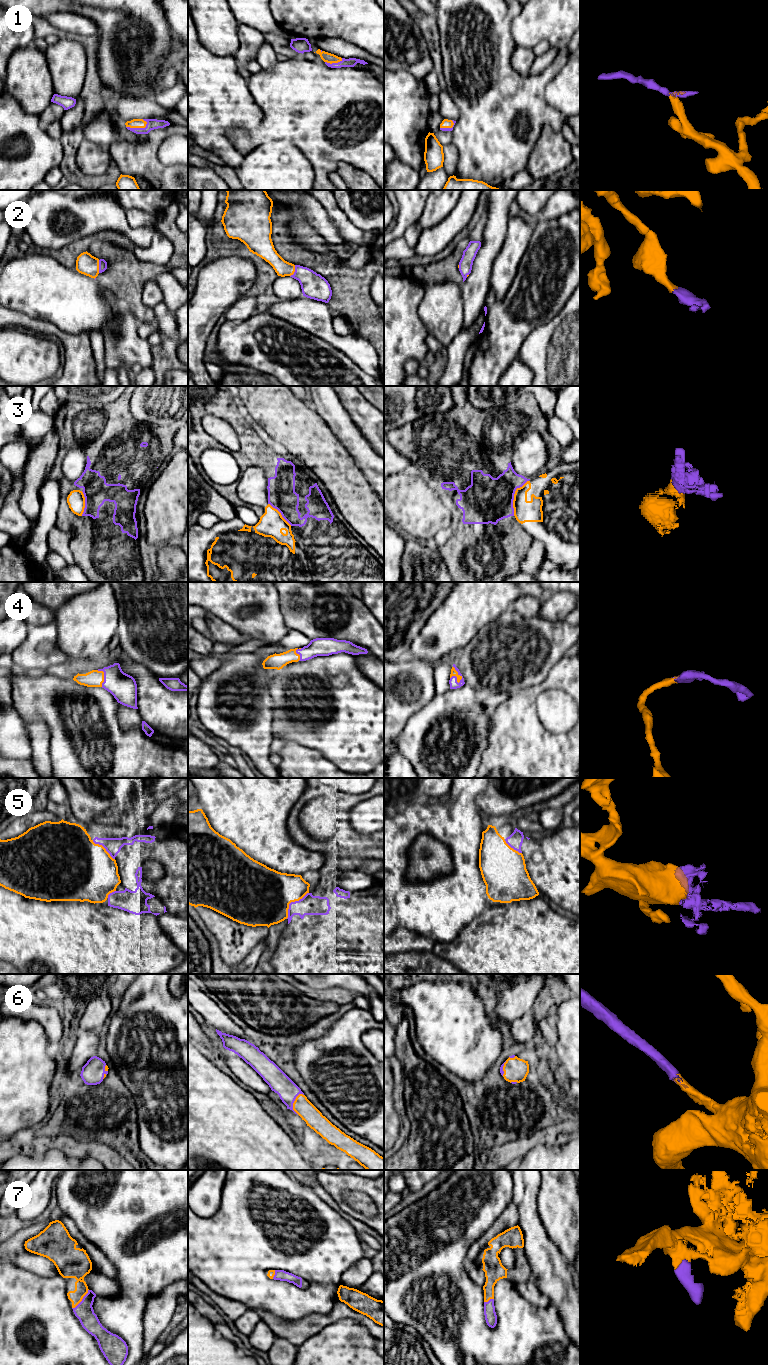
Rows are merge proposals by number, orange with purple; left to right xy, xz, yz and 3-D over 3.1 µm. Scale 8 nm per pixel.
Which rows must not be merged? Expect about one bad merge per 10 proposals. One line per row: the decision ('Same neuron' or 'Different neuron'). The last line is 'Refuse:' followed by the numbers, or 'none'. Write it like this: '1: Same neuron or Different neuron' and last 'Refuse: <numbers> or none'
1: Same neuron
2: Same neuron
3: Different neuron
4: Same neuron
5: Same neuron
6: Same neuron
7: Same neuron
Refuse: 3

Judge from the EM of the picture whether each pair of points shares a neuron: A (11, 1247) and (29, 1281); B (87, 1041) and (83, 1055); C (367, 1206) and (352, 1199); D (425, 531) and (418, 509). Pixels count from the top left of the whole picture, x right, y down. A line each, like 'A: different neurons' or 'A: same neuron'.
A: different neurons
B: same neuron
C: same neuron
D: same neuron

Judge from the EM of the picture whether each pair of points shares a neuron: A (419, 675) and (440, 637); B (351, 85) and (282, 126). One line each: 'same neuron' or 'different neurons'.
A: different neurons
B: same neuron

